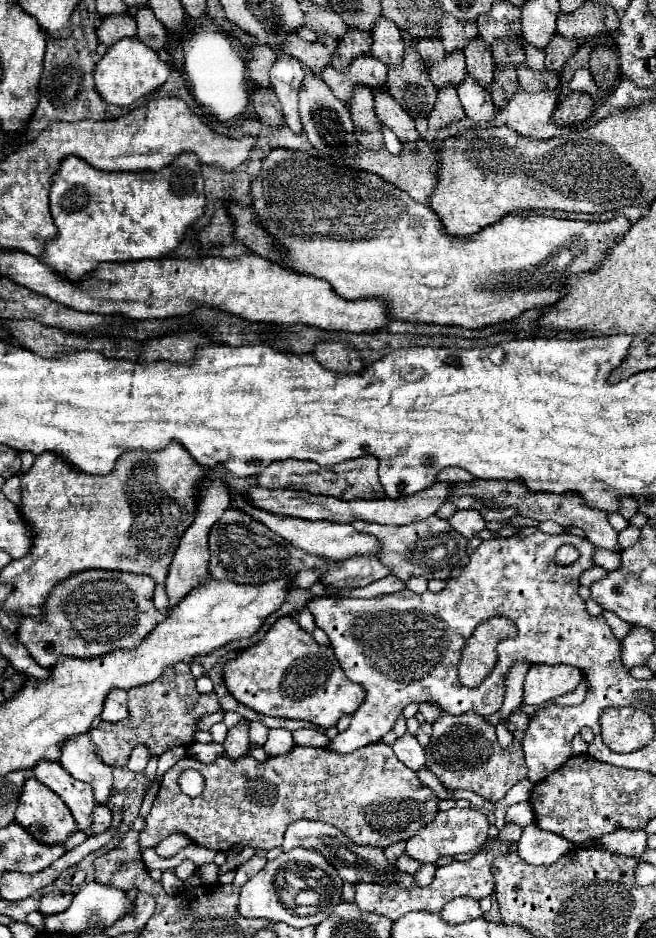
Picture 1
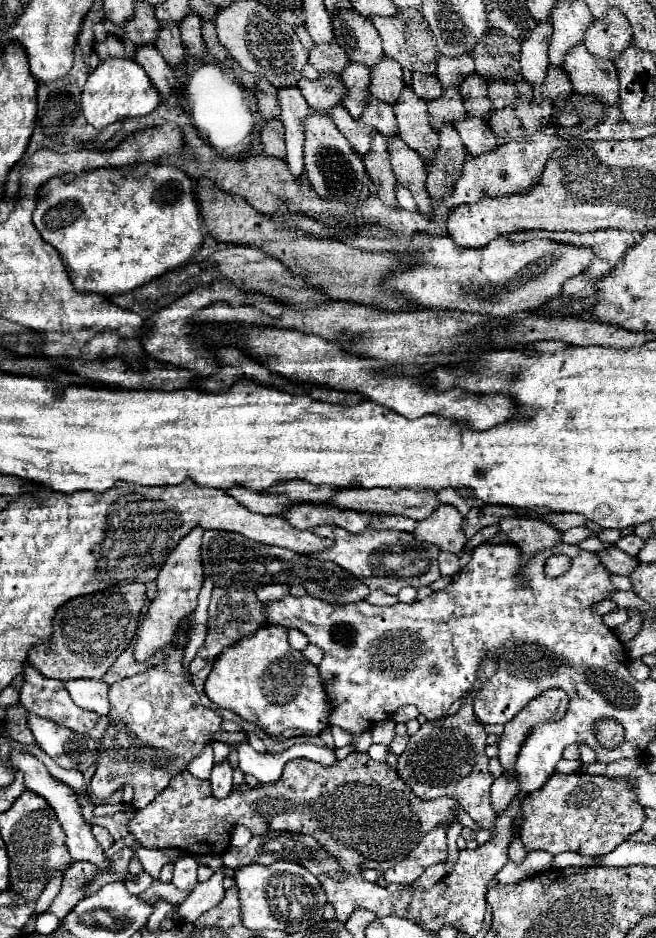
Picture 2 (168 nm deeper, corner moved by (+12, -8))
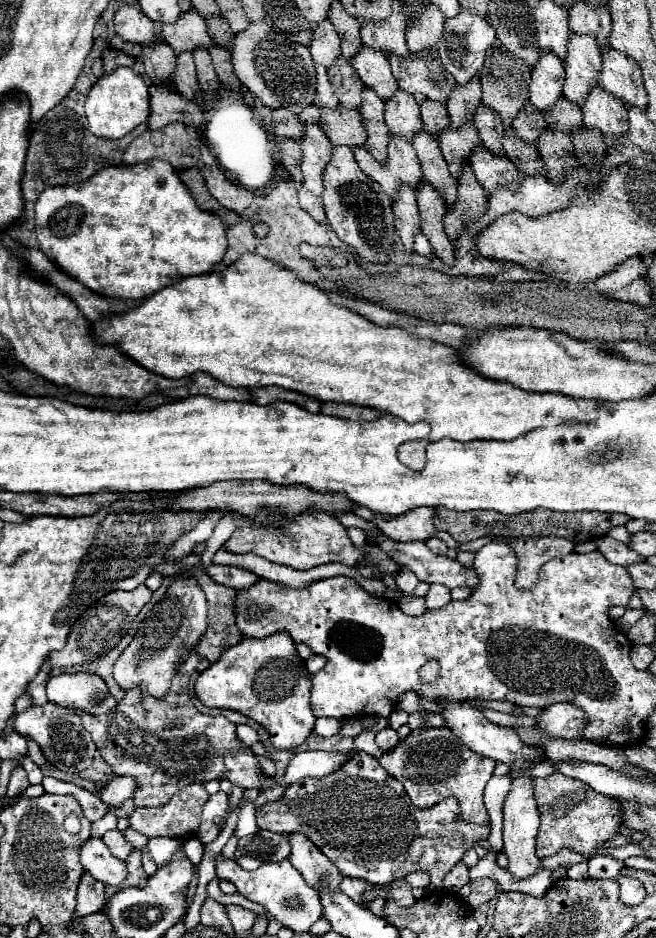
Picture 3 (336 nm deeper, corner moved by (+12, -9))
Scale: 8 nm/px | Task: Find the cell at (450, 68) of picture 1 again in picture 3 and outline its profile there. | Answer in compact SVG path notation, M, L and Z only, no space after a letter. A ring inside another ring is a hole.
M466 122L460 128L446 128L442 134L438 134L438 146L448 162L450 174L458 178L458 168L462 166L462 160L470 156L470 148L474 144L480 144L478 130L472 122Z

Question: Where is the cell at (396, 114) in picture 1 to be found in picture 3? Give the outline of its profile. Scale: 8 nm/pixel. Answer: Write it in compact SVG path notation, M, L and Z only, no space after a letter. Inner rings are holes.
M426 180L422 184L418 184L416 200L418 200L418 210L420 210L420 220L422 220L420 228L428 236L434 254L440 256L442 262L452 264L454 250L442 228L442 212L446 212L444 200L440 198L438 192L434 192L432 184L428 184Z

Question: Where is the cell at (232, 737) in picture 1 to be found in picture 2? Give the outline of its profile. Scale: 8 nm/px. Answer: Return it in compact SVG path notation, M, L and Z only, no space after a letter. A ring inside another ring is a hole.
M228 761L212 769L210 783L212 783L212 795L216 799L224 799L232 791L232 767L228 765Z

